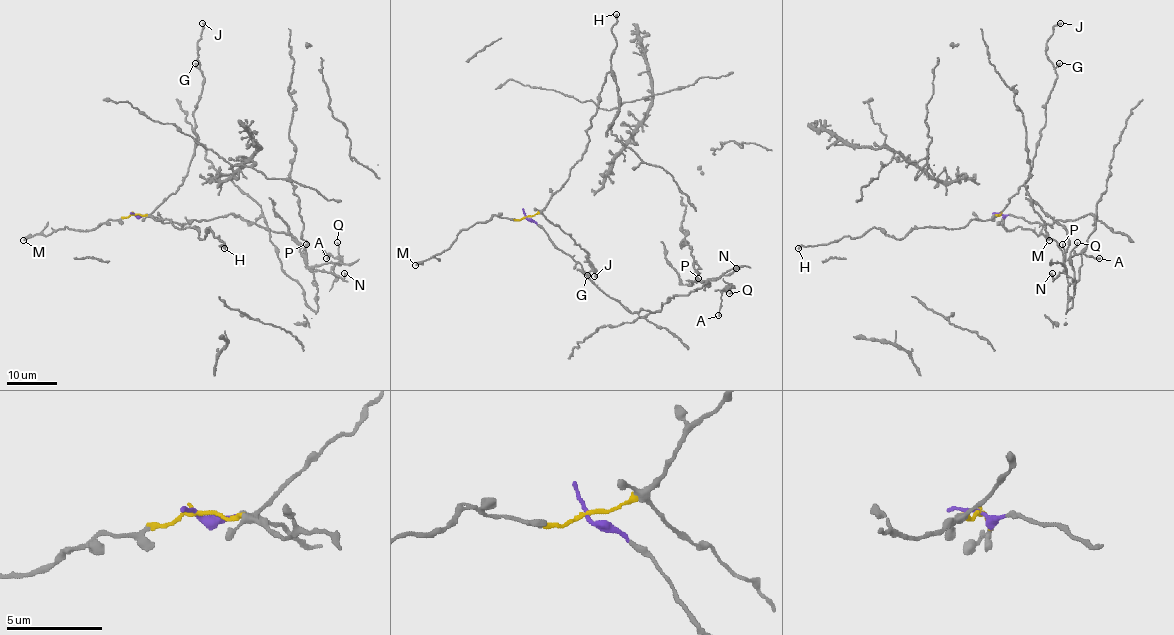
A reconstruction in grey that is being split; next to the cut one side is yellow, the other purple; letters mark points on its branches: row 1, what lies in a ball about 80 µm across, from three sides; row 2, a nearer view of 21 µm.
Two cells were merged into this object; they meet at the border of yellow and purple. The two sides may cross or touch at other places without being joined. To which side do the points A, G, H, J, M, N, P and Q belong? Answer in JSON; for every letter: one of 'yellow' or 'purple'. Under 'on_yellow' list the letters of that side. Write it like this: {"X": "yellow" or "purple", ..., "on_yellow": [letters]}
{"A": "purple", "G": "yellow", "H": "yellow", "J": "yellow", "M": "yellow", "N": "purple", "P": "purple", "Q": "purple", "on_yellow": ["G", "H", "J", "M"]}

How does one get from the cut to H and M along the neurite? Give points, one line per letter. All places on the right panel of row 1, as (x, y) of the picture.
H: (1000, 214), (971, 219), (961, 228), (913, 228), (901, 238), (872, 227), (858, 237), (797, 248)
M: (1000, 214), (1003, 219), (999, 223), (1007, 231), (1018, 227), (1030, 228), (1038, 236), (1049, 240)

